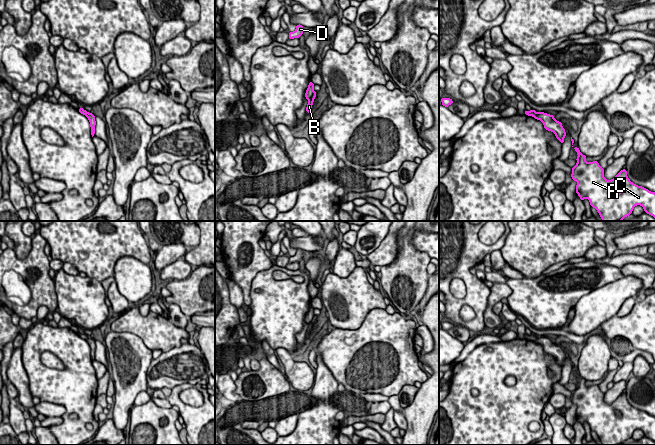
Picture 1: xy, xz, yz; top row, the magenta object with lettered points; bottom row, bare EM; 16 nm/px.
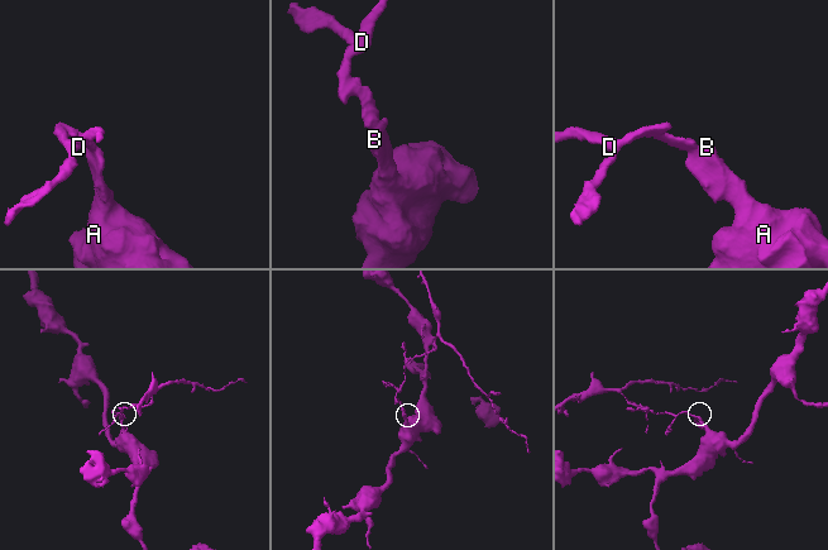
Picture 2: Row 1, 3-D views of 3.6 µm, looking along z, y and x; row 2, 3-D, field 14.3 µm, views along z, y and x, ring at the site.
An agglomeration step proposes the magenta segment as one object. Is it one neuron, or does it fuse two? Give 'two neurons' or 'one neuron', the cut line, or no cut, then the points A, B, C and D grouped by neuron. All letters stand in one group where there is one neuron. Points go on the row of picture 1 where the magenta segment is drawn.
two neurons; cut xz (315, 92), (308, 100); groups A B C / D

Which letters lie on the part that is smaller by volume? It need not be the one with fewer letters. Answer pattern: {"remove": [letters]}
{"remove": ["D"]}

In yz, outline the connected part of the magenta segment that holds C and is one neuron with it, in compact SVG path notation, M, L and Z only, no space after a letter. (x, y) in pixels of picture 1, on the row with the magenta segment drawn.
M573 147L577 152L577 164L572 168L571 177L577 182L576 194L583 201L587 198L591 207L594 207L603 221L622 221L625 217L632 214L636 205L641 205L644 212L655 218L655 192L638 186L630 181L627 176L626 168L621 170L612 180L604 178L604 171L598 161L586 162L586 157L578 147Z

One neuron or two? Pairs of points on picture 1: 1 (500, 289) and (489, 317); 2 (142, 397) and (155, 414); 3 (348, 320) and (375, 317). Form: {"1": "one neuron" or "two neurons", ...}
{"1": "one neuron", "2": "two neurons", "3": "two neurons"}

